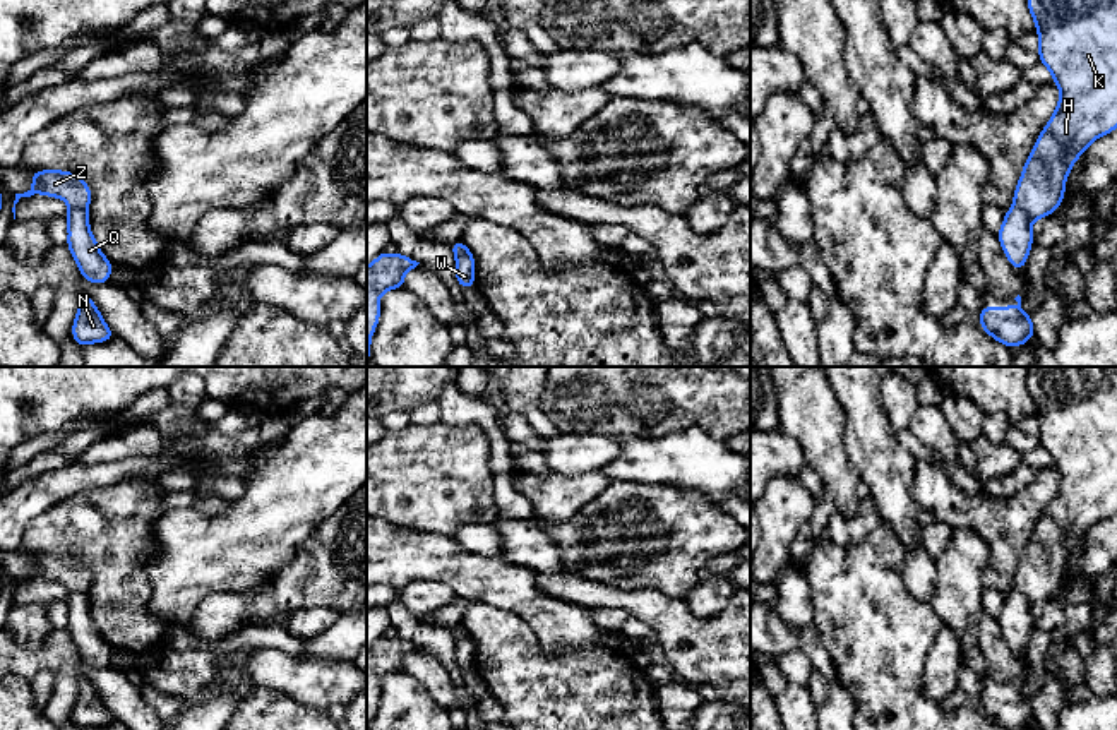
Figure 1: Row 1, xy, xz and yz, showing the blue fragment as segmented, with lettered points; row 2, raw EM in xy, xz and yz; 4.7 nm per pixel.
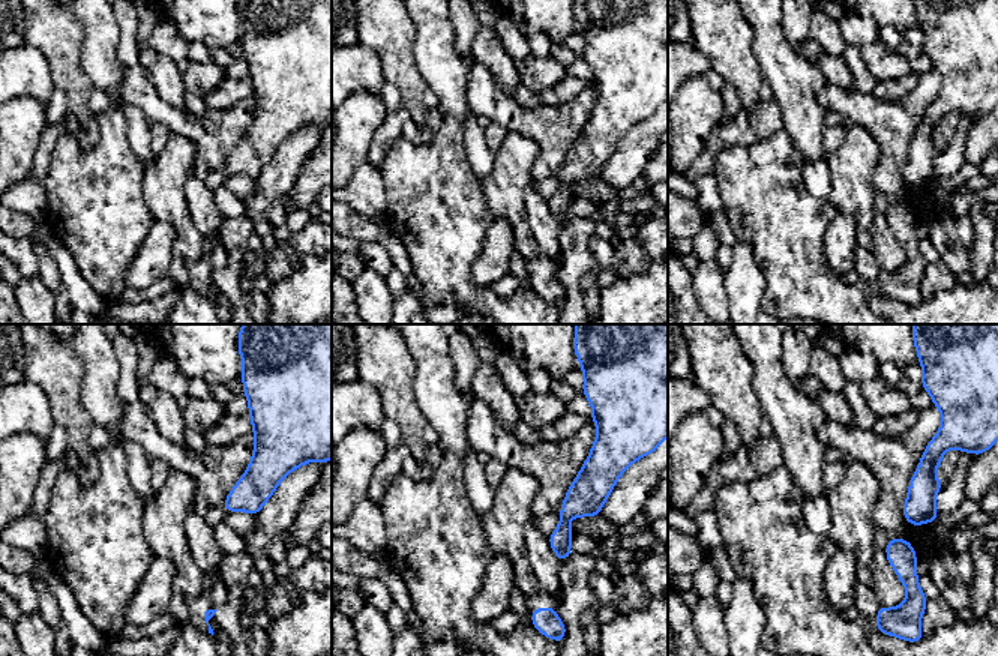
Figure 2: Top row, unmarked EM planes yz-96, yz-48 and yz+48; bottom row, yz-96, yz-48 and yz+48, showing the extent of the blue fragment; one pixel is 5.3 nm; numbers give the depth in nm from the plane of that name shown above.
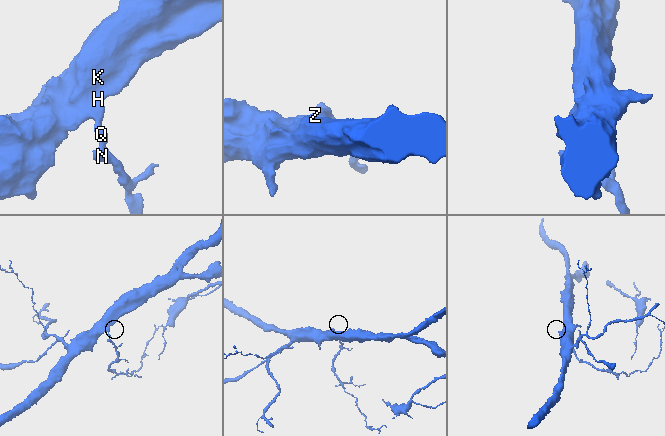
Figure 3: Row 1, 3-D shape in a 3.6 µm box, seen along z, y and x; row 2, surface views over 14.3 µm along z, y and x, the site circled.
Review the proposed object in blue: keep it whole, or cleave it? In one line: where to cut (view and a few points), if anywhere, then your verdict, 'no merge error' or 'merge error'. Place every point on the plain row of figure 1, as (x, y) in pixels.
cut in yz along (1015, 588), (1030, 605); merge error

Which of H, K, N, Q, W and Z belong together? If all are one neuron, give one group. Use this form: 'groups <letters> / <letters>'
groups H K W Z / N Q

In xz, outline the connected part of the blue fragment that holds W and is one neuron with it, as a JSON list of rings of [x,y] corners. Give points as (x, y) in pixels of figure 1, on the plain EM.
[[[463,636],[456,639],[456,661],[463,673],[475,670],[475,641],[473,637]]]

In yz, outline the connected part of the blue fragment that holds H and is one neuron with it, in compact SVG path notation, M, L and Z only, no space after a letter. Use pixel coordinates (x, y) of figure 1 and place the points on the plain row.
M1030 367L1028 392L1040 422L1038 442L1060 473L1057 494L1040 516L1012 583L1035 605L1050 600L1062 588L1067 559L1084 533L1117 512L1117 367Z

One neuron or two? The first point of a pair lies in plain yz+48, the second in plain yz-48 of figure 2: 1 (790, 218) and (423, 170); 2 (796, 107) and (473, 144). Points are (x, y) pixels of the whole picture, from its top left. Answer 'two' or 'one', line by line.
1: one
2: two

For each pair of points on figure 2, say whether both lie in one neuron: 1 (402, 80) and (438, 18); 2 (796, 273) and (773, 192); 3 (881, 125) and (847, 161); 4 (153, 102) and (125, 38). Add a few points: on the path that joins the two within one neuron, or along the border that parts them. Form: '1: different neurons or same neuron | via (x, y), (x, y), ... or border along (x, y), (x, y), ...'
1: different neurons | border along (413, 23), (414, 63), (428, 86)
2: same neuron | via (790, 254), (785, 225), (773, 212)
3: different neurons | border along (847, 126), (863, 126), (878, 144), (875, 170)
4: different neurons | border along (137, 66), (128, 69)

